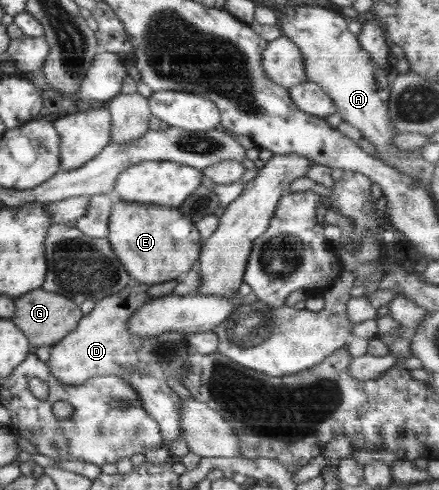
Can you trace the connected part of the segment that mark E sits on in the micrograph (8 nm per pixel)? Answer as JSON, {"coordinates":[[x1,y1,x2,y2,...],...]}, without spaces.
{"coordinates":[[121,200,112,205,107,238,119,263,132,281,148,286,170,282,186,274,186,271,190,271,199,262,203,245,193,219,185,217,177,208]]}

